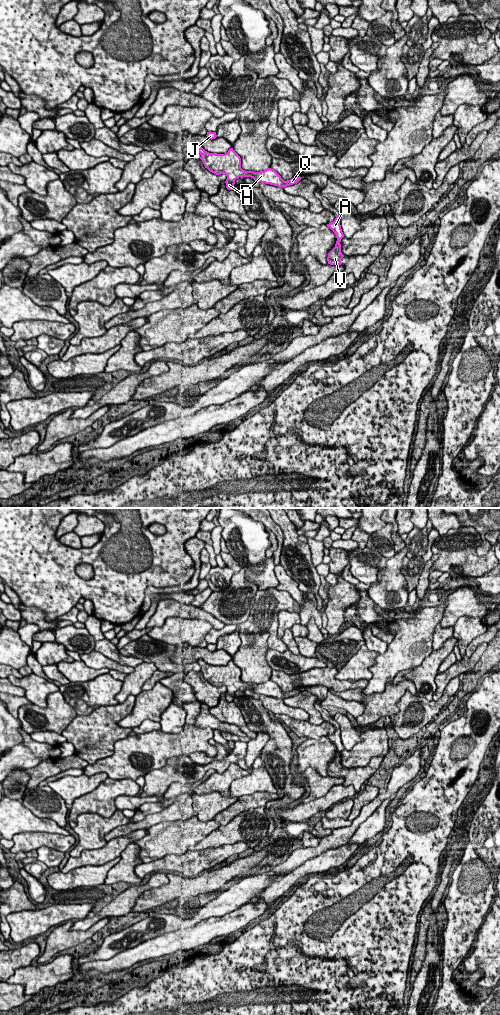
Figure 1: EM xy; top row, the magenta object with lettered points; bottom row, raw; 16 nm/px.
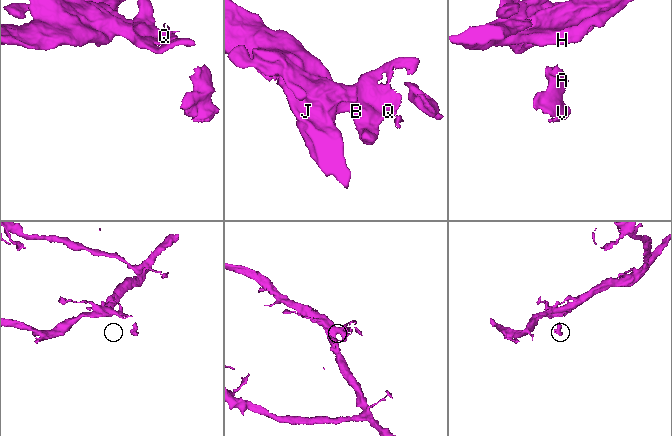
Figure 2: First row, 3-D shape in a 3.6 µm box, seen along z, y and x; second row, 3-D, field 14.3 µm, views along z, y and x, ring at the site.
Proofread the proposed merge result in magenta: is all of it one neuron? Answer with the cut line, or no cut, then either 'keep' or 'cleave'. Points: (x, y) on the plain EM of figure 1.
cut in xy along (297, 689), (300, 690); cleave

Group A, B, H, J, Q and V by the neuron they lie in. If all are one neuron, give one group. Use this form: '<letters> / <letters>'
A V / B H J Q

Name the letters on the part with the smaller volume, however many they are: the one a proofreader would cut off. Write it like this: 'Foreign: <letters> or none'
Foreign: A, V

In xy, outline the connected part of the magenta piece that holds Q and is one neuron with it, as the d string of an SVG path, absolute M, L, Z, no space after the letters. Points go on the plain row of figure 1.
M198 659L197 663L201 667L200 671L205 680L216 687L225 686L227 688L225 695L228 702L233 702L235 692L239 689L251 689L257 694L282 700L293 697L301 692L301 690L294 689L284 693L281 688L271 680L260 684L245 683L241 680L240 668L233 660L230 660L225 666L209 665L202 659Z

